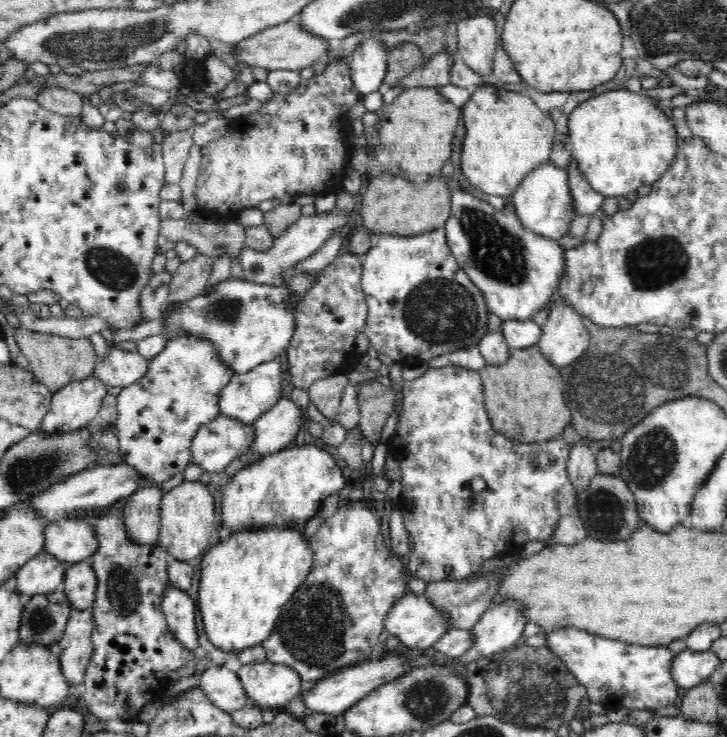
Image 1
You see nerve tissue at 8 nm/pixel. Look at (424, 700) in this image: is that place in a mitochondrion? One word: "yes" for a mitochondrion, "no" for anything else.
yes

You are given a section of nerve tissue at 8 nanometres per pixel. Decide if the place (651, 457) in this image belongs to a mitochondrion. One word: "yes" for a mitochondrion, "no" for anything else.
yes

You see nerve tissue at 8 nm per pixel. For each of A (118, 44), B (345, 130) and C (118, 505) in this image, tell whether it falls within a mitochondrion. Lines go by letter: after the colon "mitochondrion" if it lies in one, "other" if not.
A: mitochondrion
B: other
C: other

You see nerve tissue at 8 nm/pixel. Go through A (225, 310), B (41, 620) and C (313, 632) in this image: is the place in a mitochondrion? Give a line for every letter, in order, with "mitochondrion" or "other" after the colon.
A: mitochondrion
B: mitochondrion
C: mitochondrion

